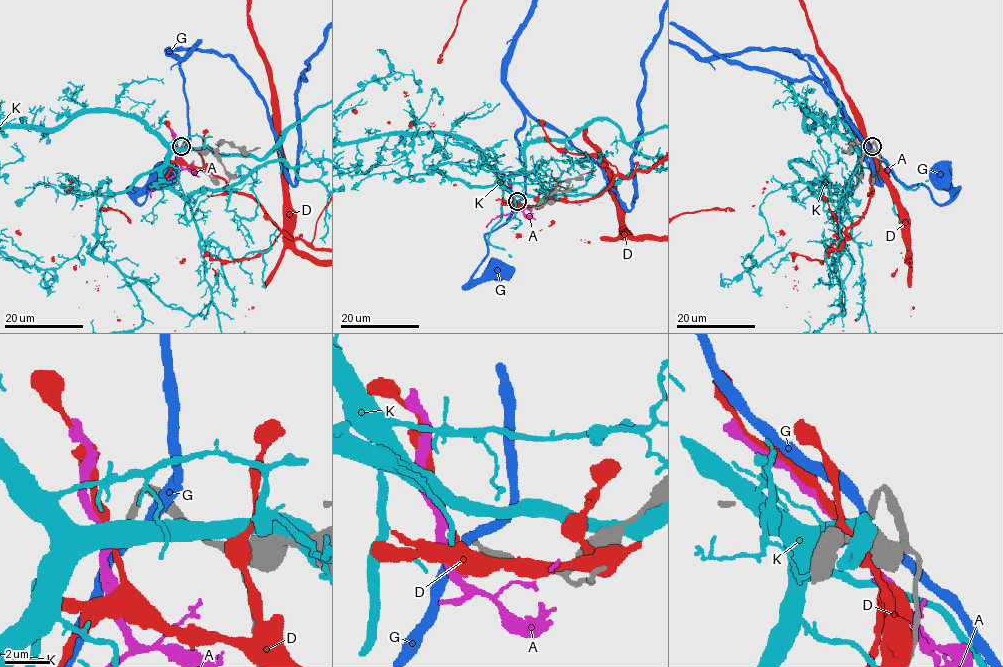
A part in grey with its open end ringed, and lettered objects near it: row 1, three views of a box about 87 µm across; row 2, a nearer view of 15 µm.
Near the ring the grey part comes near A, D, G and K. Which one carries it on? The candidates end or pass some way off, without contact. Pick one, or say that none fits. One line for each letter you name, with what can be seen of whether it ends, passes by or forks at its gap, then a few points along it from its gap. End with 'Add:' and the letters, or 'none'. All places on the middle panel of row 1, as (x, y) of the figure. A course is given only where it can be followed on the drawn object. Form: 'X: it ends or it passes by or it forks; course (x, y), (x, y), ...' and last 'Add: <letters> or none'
Add: none

